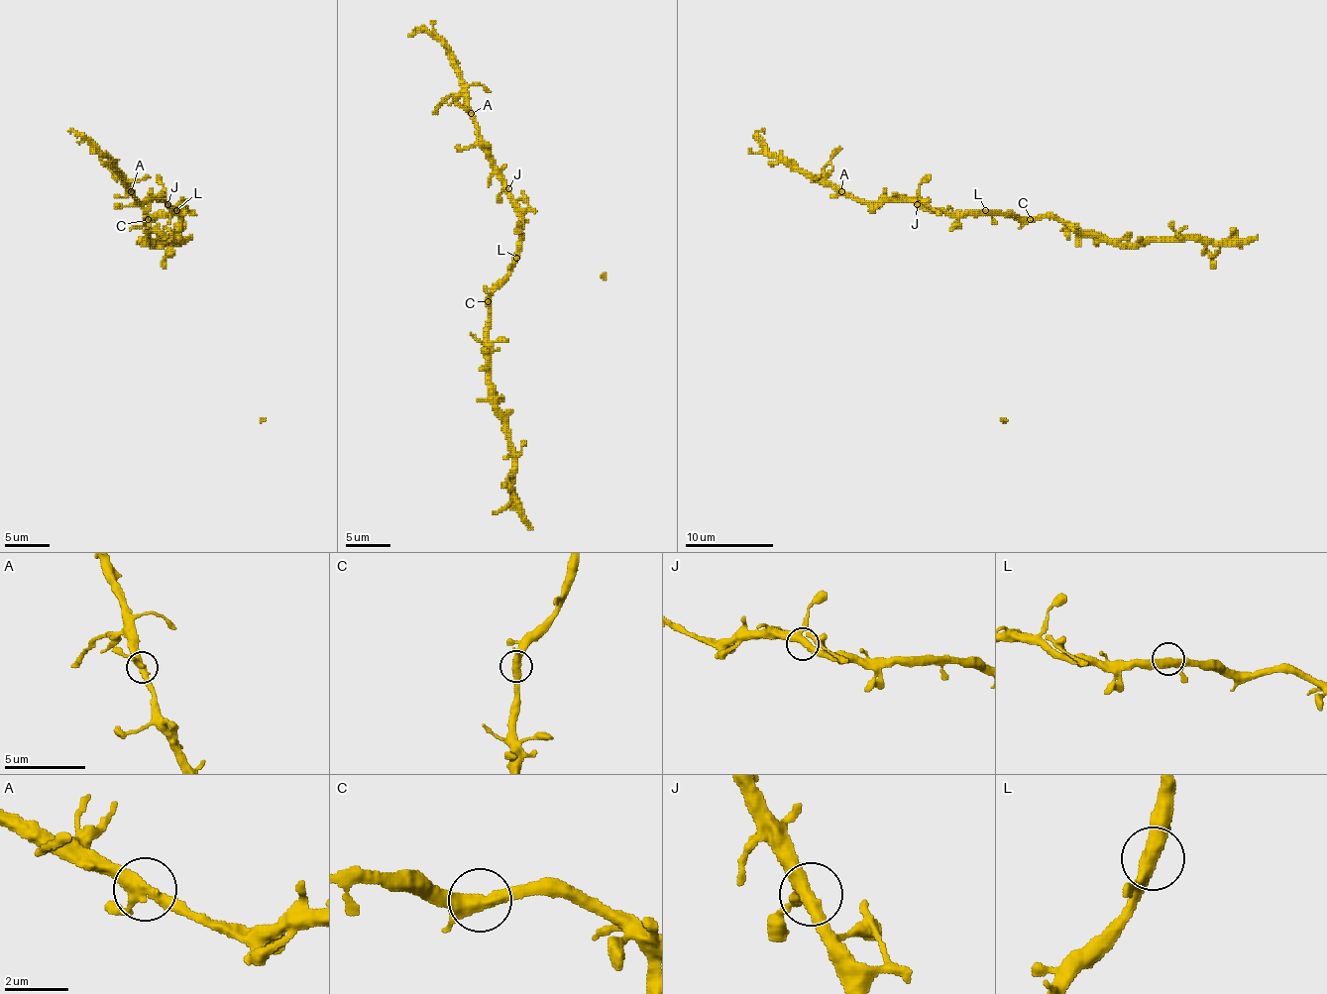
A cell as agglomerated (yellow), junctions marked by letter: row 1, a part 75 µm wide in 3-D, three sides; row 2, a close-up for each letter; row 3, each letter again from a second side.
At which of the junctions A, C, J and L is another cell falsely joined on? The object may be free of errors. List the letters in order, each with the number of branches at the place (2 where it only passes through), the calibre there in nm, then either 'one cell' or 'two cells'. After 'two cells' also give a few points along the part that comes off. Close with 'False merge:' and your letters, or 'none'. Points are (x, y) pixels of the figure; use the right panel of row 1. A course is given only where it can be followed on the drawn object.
A: branches 3; calibre 360 nm; one cell
C: branches 3; calibre 380 nm; one cell
J: branches 3; calibre 360 nm; one cell
L: branches 3; calibre 400 nm; one cell
False merge: none

